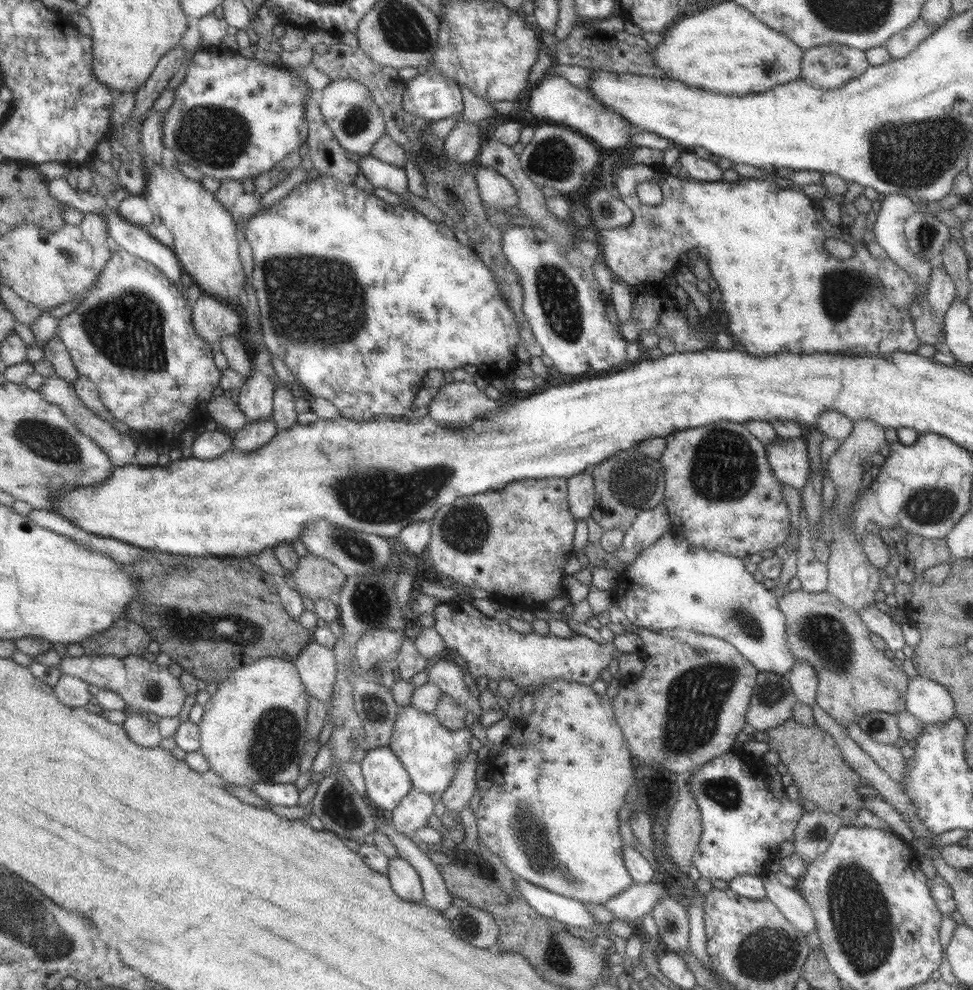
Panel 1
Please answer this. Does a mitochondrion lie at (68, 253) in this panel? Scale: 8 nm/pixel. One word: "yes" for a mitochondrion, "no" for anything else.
yes

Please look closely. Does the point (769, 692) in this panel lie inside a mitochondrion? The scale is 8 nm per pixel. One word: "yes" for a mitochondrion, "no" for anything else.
yes

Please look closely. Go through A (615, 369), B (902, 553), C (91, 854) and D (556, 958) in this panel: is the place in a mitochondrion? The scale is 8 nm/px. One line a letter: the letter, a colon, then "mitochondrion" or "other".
A: other
B: other
C: other
D: mitochondrion

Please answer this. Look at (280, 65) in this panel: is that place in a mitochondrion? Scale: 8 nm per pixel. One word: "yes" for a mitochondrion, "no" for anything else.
no

